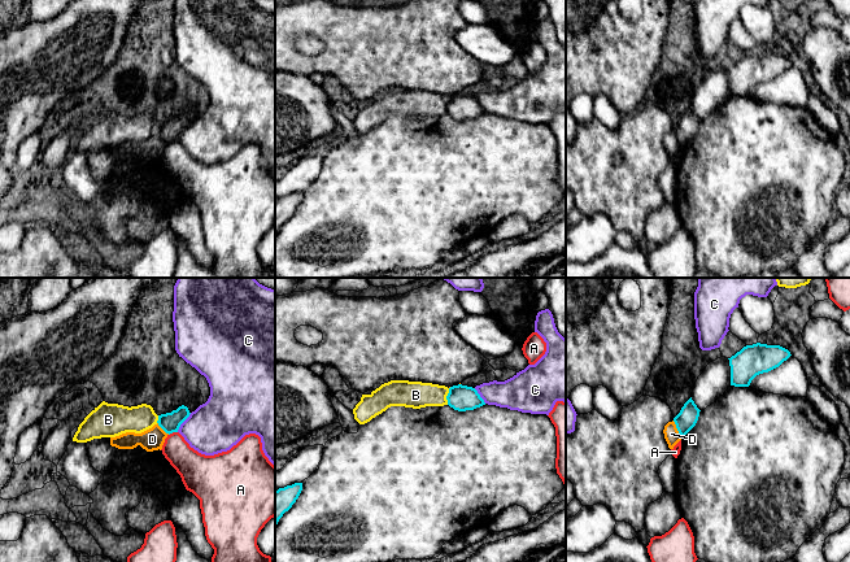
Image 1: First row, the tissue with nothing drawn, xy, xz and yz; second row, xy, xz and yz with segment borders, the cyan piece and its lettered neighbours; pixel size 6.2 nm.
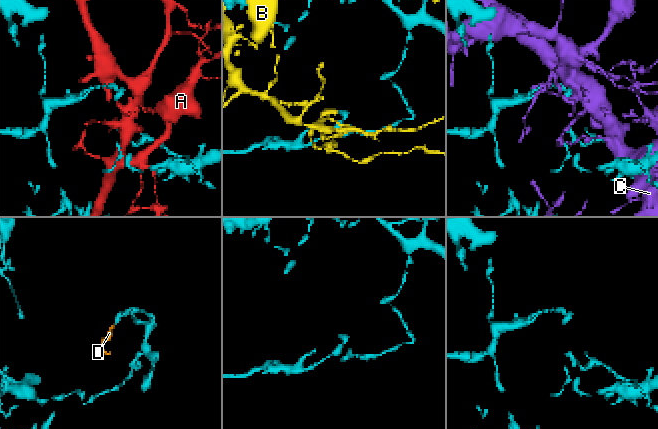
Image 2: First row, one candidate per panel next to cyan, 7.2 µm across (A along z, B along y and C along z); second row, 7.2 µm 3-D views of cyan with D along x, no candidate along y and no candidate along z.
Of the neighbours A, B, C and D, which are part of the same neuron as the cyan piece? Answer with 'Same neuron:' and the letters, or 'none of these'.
Same neuron: none of these

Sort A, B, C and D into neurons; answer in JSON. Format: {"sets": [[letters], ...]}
{"sets": [["A"], ["B"], ["C", "D"]]}

